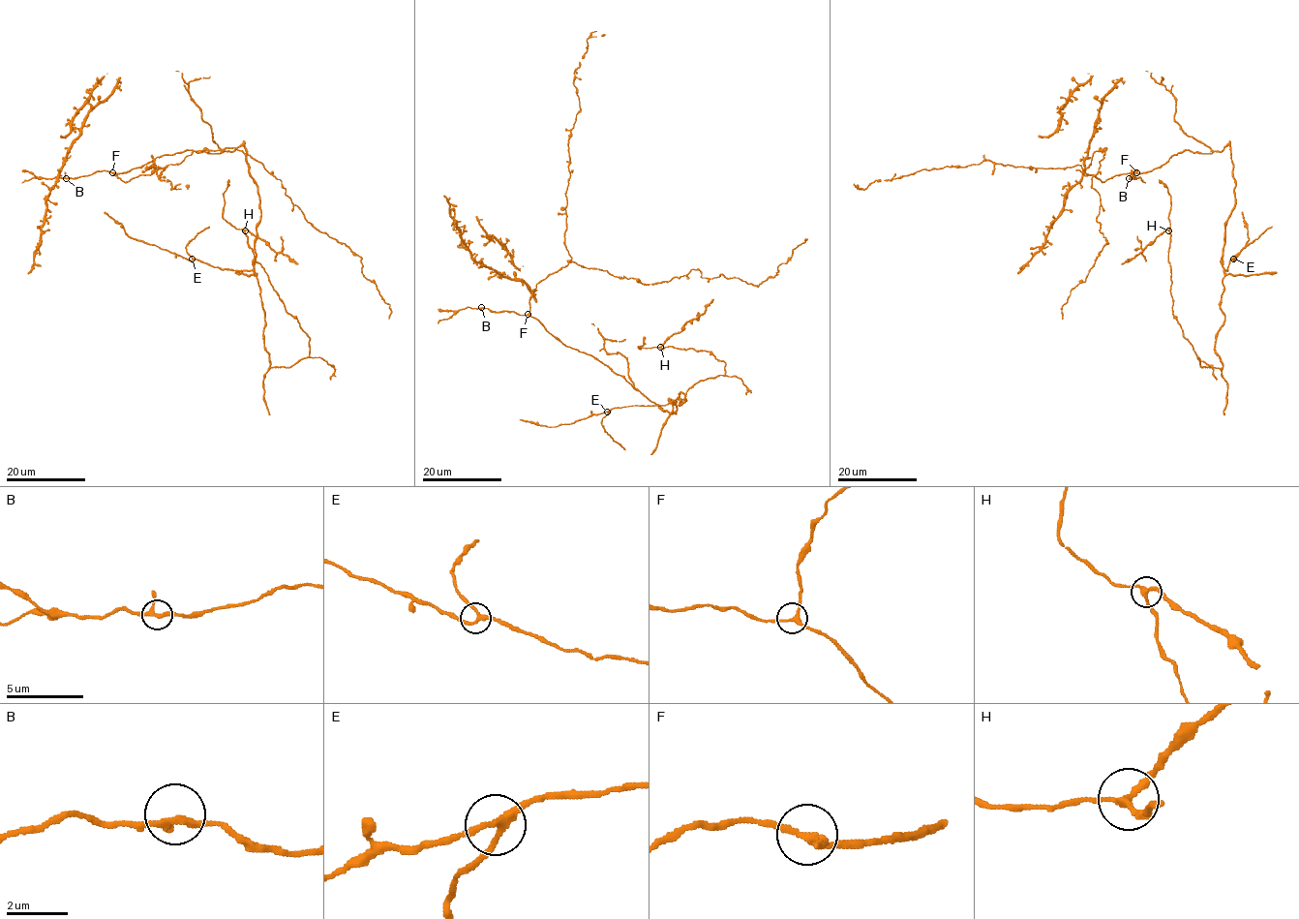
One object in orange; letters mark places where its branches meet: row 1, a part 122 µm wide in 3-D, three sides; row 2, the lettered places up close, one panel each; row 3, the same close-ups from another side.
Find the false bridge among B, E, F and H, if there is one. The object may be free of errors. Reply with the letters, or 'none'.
H

